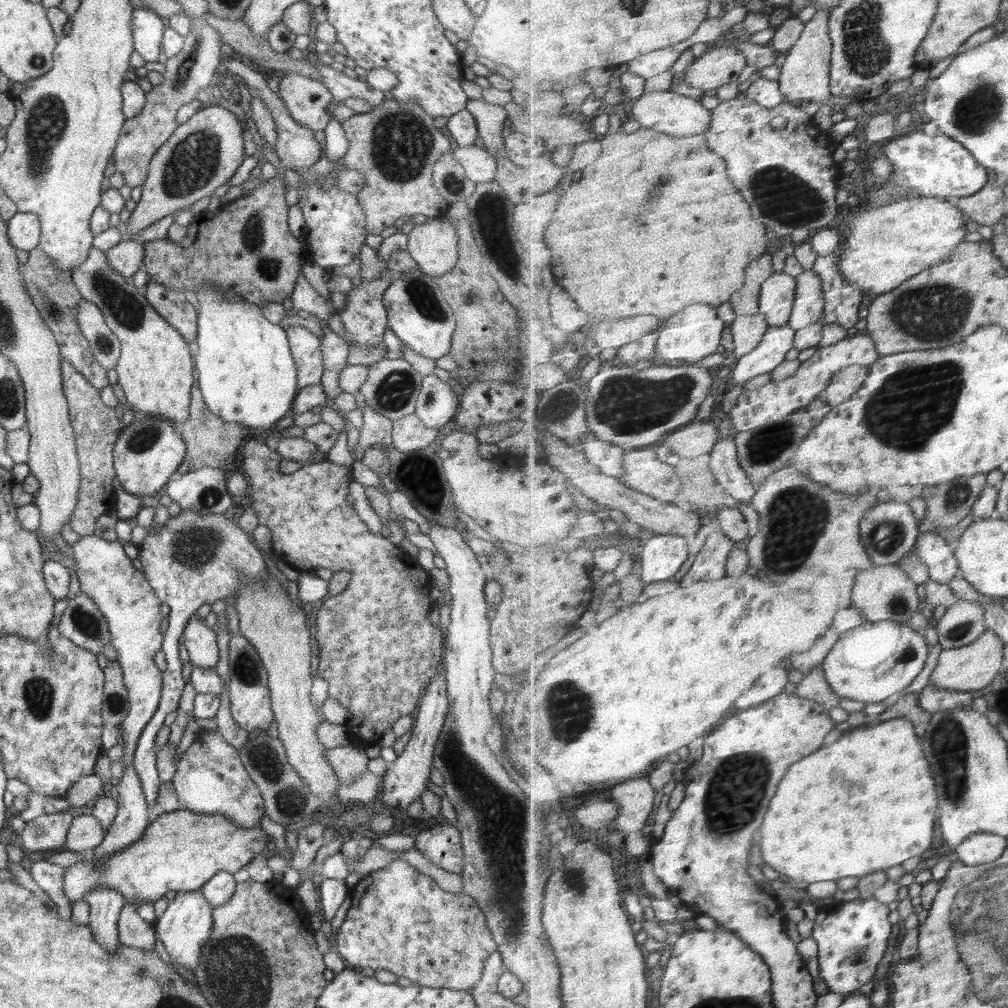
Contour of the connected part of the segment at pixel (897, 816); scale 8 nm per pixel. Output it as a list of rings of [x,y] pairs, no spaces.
[[[894,719],[886,721],[886,724],[880,723],[876,728],[860,728],[850,734],[842,734],[840,740],[832,746],[822,748],[820,752],[808,756],[806,760],[800,760],[800,764],[792,766],[792,772],[784,778],[784,784],[780,786],[780,792],[776,800],[772,800],[772,808],[768,812],[768,820],[764,822],[762,828],[762,857],[770,867],[774,866],[778,872],[786,872],[792,880],[792,884],[802,884],[810,886],[821,881],[841,880],[856,876],[864,878],[872,872],[888,871],[894,866],[900,866],[916,856],[921,856],[924,852],[932,849],[934,842],[934,828],[938,820],[938,792],[936,792],[936,780],[930,770],[930,762],[924,754],[924,748],[920,744],[920,738],[916,734],[916,725],[910,719]]]

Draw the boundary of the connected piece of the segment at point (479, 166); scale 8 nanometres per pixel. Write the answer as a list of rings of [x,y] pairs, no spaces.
[[[470,144],[458,146],[456,150],[452,150],[452,153],[454,153],[455,160],[458,160],[465,170],[466,176],[475,184],[495,180],[496,159],[486,149]]]

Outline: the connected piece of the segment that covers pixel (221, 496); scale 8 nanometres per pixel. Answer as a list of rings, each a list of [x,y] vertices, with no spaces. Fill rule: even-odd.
[[[214,467],[188,471],[178,480],[169,480],[165,487],[168,496],[182,510],[194,510],[202,515],[225,514],[233,504],[226,474]]]

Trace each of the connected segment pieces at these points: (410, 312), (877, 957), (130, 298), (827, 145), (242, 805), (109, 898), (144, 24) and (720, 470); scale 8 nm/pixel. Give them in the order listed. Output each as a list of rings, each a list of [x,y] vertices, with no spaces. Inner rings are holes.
[[[419,269],[404,271],[384,291],[382,304],[386,308],[388,327],[405,346],[434,361],[449,355],[456,318],[452,308],[446,304],[436,279]]]
[[[872,895],[870,898],[834,904],[815,920],[813,938],[819,944],[820,974],[833,992],[850,995],[868,982],[874,982],[887,955],[893,935],[890,906]]]
[[[93,246],[86,260],[71,270],[71,276],[84,300],[96,304],[121,344],[115,370],[128,405],[137,415],[164,415],[175,427],[183,424],[188,419],[191,387],[196,382],[191,345],[154,310],[143,291],[108,265],[105,251]]]
[[[734,98],[721,102],[714,110],[714,122],[710,132],[706,134],[708,144],[714,151],[727,160],[729,174],[744,193],[746,200],[752,205],[755,217],[768,225],[778,235],[790,236],[796,228],[808,228],[811,235],[820,230],[830,229],[830,224],[842,214],[842,206],[838,204],[838,182],[834,188],[834,178],[838,180],[841,166],[838,166],[834,152],[841,147],[841,143],[832,142],[829,130],[820,130],[820,125],[814,122],[814,115],[806,112],[805,105],[796,106],[785,100],[776,108],[768,108],[756,100],[748,98]],[[778,116],[787,117],[787,125],[776,130],[772,122]]]
[[[210,730],[205,738],[194,740],[180,760],[171,780],[180,809],[198,814],[222,815],[238,828],[260,826],[265,804],[260,789],[244,768],[235,747],[232,747],[218,730]]]
[[[92,889],[84,901],[89,907],[89,926],[94,940],[108,952],[118,952],[122,943],[118,938],[118,920],[126,905],[120,892],[112,889]]]
[[[135,10],[132,20],[133,47],[146,62],[166,62],[162,52],[162,37],[165,30],[164,20],[152,10]]]
[[[733,429],[731,434],[715,446],[714,452],[712,452],[712,468],[718,476],[718,480],[726,486],[726,490],[734,498],[742,500],[742,503],[746,505],[753,505],[758,487],[740,464],[739,446],[735,440],[736,434]]]

